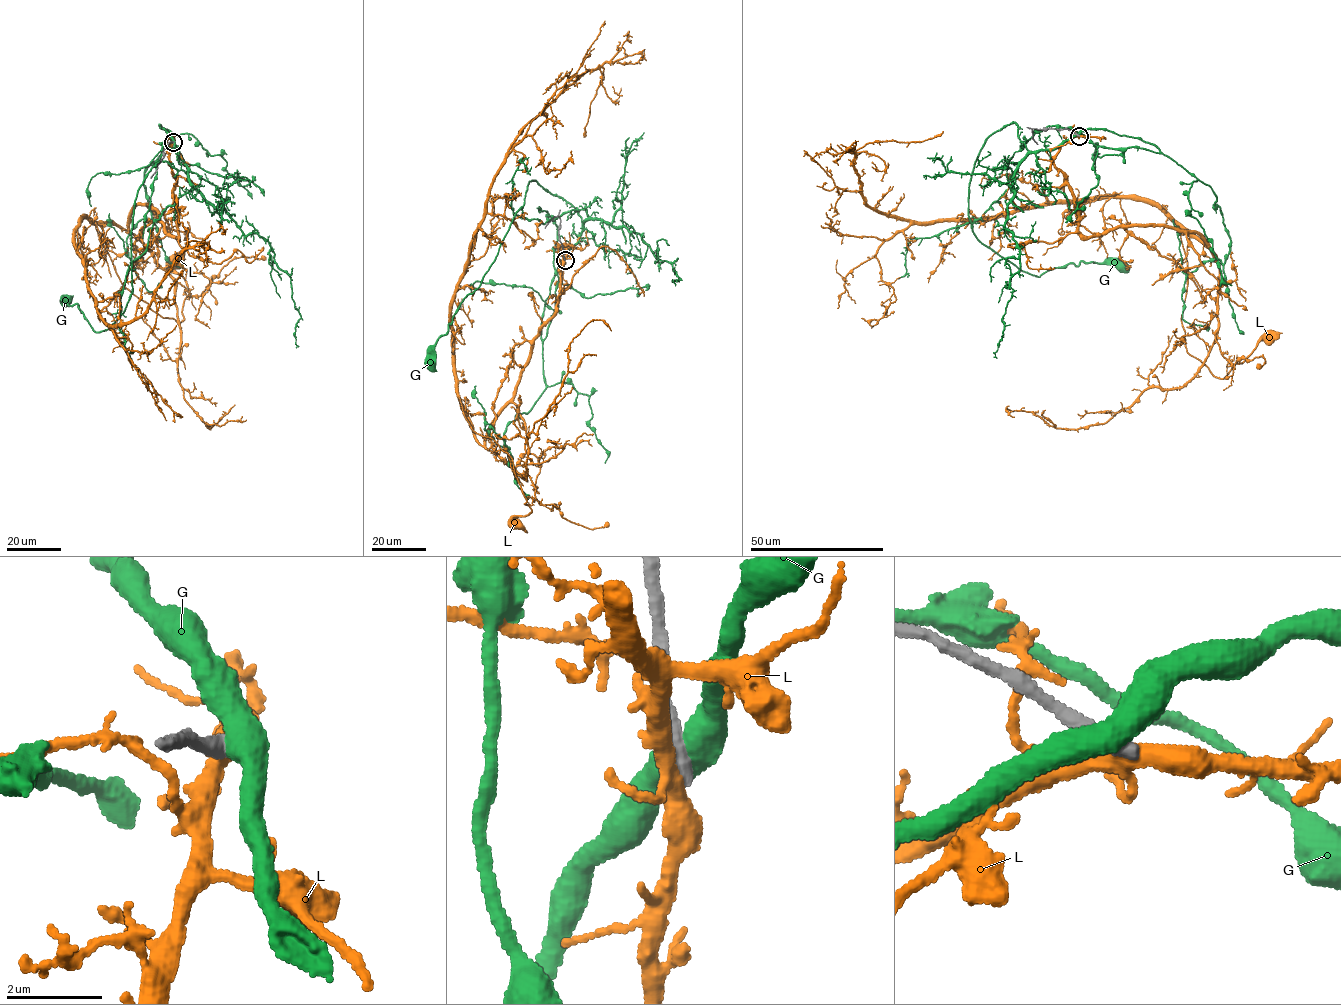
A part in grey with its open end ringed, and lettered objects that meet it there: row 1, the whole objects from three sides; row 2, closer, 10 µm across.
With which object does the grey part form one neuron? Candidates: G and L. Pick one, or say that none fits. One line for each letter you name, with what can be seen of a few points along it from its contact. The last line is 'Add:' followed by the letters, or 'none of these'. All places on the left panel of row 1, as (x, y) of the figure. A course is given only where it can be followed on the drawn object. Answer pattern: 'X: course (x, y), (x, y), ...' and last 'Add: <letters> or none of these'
Add: none of these

